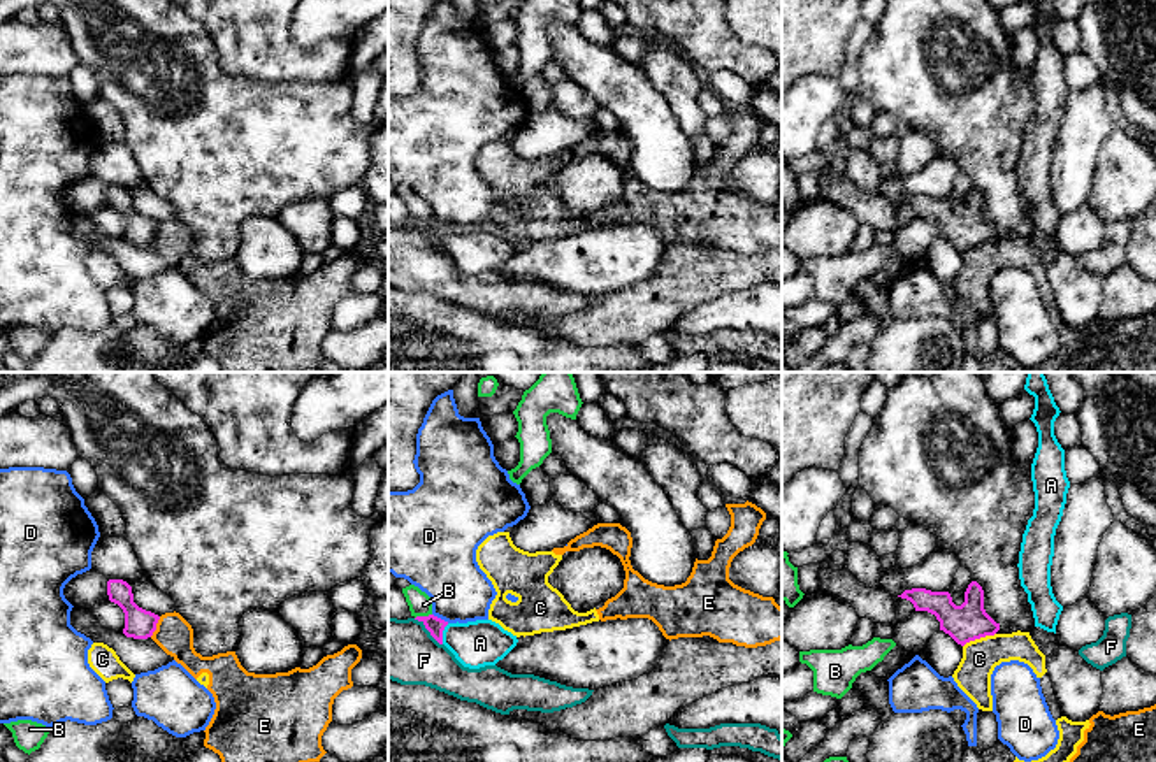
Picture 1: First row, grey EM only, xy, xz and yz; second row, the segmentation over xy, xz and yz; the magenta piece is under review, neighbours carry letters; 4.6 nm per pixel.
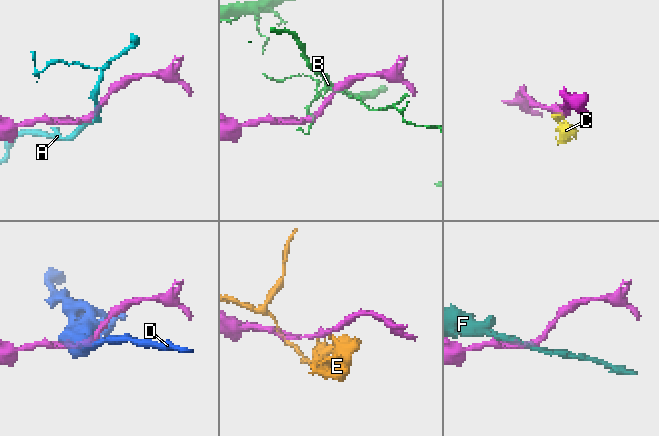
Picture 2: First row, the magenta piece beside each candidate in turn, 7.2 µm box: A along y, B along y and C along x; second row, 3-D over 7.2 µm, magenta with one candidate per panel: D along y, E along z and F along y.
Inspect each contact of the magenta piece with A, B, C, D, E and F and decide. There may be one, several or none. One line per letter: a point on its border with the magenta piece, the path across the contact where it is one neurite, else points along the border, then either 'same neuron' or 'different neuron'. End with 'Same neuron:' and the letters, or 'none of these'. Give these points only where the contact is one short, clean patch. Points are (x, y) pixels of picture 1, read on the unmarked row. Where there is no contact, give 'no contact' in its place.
A: contact xz (441, 241); different neuron
B: contact xz (422, 223); different neuron
C: contact yz (979, 244); border yz (995, 239), (970, 246), (963, 253); different neuron
D: contact xz (440, 225); border xz (433, 220), (448, 229); different neuron
E: contact xy (155, 234); different neuron
F: contact xz (427, 236); different neuron
Same neuron: none of these

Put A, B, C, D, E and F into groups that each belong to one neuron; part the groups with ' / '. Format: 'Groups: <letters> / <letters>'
Groups: A / B / C E / D / F

